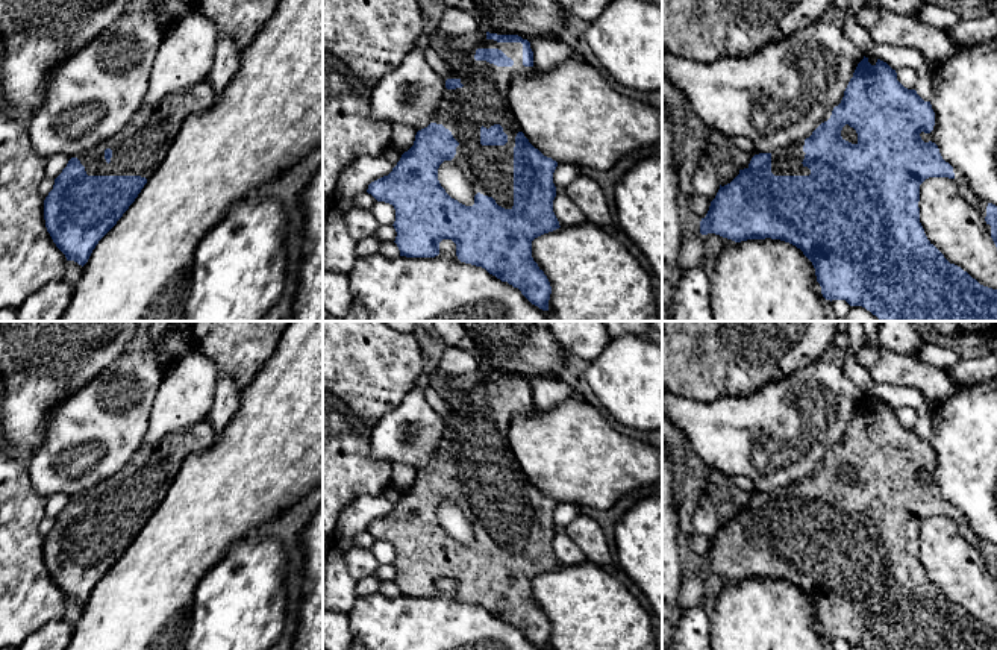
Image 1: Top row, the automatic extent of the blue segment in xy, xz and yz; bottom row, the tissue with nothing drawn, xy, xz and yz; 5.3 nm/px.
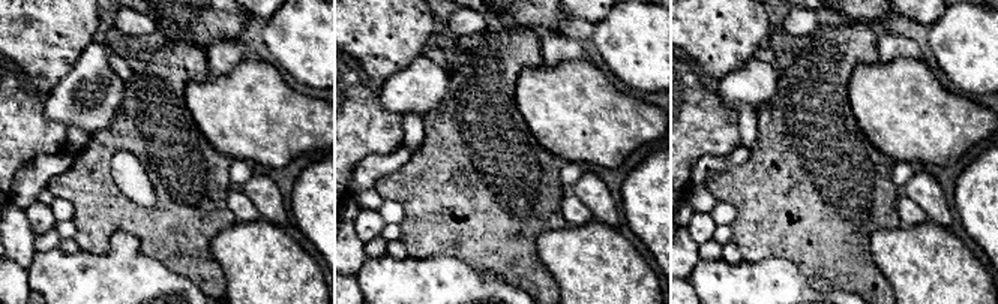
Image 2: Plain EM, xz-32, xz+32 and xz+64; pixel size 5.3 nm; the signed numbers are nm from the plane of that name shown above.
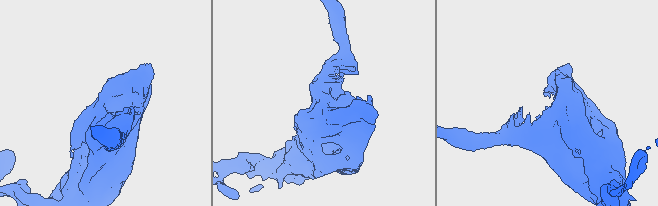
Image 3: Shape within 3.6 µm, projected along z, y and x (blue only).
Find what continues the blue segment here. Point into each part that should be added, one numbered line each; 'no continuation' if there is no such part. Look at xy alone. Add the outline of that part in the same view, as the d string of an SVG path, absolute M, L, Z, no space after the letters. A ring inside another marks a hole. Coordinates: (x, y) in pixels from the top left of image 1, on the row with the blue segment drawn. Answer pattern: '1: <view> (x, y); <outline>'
1: xy (138, 149); M202 80L153 105L142 105L126 126L76 156L88 176L141 176L147 180L165 159L183 121L218 100Z

